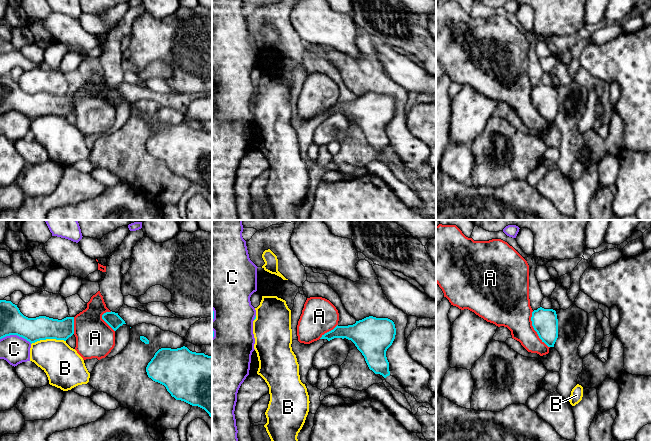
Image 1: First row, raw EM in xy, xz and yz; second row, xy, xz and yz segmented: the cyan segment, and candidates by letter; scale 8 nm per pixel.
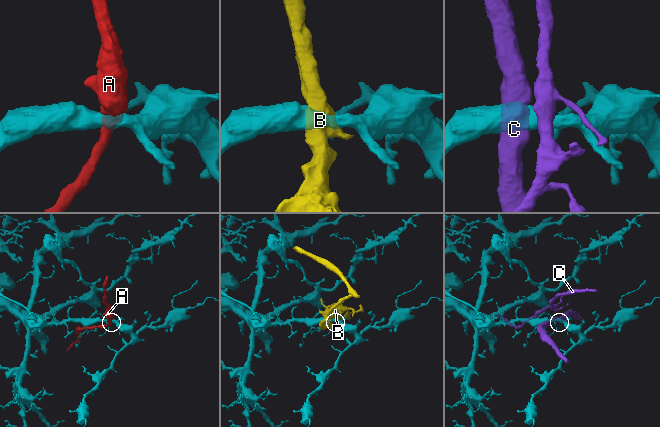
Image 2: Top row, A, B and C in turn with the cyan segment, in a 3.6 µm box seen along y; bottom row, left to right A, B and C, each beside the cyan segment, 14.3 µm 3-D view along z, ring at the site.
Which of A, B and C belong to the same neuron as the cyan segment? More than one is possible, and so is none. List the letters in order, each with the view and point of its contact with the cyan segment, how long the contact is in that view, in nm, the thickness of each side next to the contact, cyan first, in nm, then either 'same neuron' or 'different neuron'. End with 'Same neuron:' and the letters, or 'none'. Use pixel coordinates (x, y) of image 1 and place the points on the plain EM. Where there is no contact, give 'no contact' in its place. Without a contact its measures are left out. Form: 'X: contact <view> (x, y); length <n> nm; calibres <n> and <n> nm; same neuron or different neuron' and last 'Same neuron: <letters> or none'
A: contact yz (534, 105); length 320 nm; calibres 200 and 300 nm; different neuron
B: contact xy (48, 114); length 280 nm; calibres 190 and 300 nm; different neuron
C: contact xy (16, 110); length 260 nm; calibres 200 and 220 nm; different neuron
Same neuron: none

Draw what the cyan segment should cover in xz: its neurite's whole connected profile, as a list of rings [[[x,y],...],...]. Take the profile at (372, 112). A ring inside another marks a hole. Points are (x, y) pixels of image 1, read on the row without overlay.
[[[366,93],[353,101],[336,102],[322,111],[328,117],[334,114],[351,116],[362,129],[370,146],[384,154],[390,151],[387,125],[396,111],[395,100],[388,94]]]

